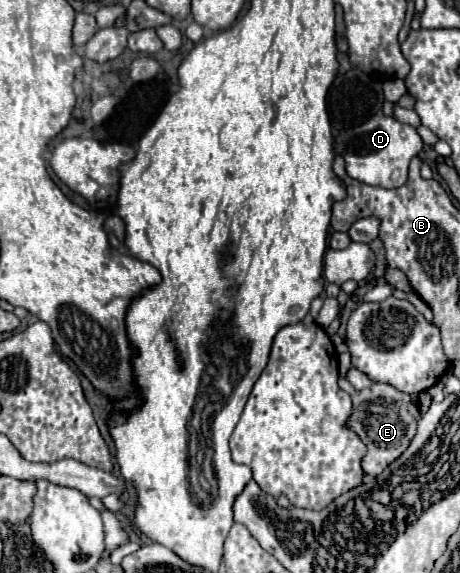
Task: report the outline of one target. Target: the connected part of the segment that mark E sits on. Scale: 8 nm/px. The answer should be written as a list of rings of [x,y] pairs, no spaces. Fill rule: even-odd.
[[[340,378],[338,386],[352,398],[352,414],[346,422],[346,428],[354,430],[354,434],[358,434],[358,438],[368,448],[366,456],[362,458],[362,470],[370,476],[378,476],[390,462],[394,462],[408,448],[412,436],[416,434],[416,424],[422,416],[416,398],[398,392],[390,384],[372,384],[364,390],[356,390],[352,384],[348,384],[346,378]]]

